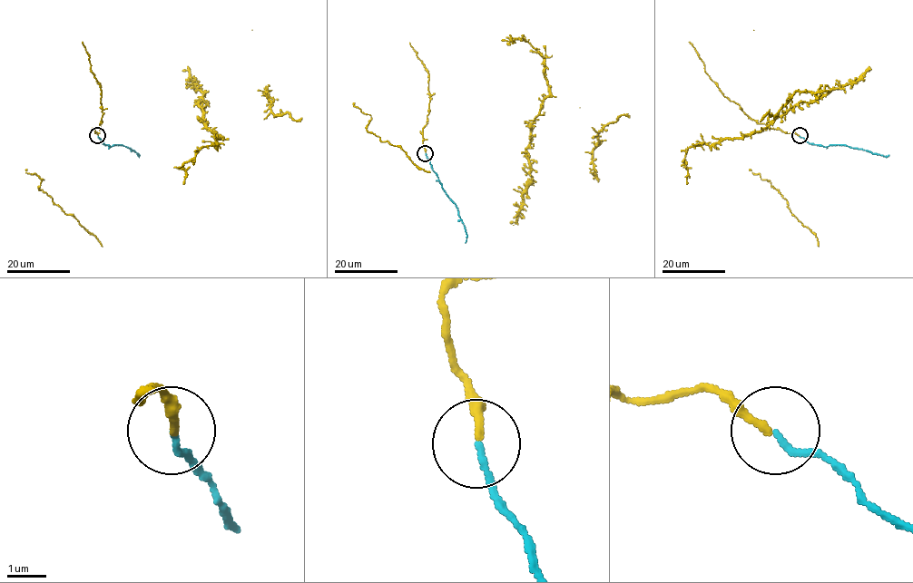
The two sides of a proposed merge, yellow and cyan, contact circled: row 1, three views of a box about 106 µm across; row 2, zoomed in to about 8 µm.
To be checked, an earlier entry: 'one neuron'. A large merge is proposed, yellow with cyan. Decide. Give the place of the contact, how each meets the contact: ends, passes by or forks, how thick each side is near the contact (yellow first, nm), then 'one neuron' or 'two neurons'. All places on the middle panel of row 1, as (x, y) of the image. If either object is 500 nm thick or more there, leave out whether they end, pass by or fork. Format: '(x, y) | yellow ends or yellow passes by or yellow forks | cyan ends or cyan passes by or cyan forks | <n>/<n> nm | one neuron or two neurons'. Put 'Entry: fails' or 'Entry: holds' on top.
Entry: holds
(425, 153) | yellow ends | cyan ends | 220/150 nm | one neuron

